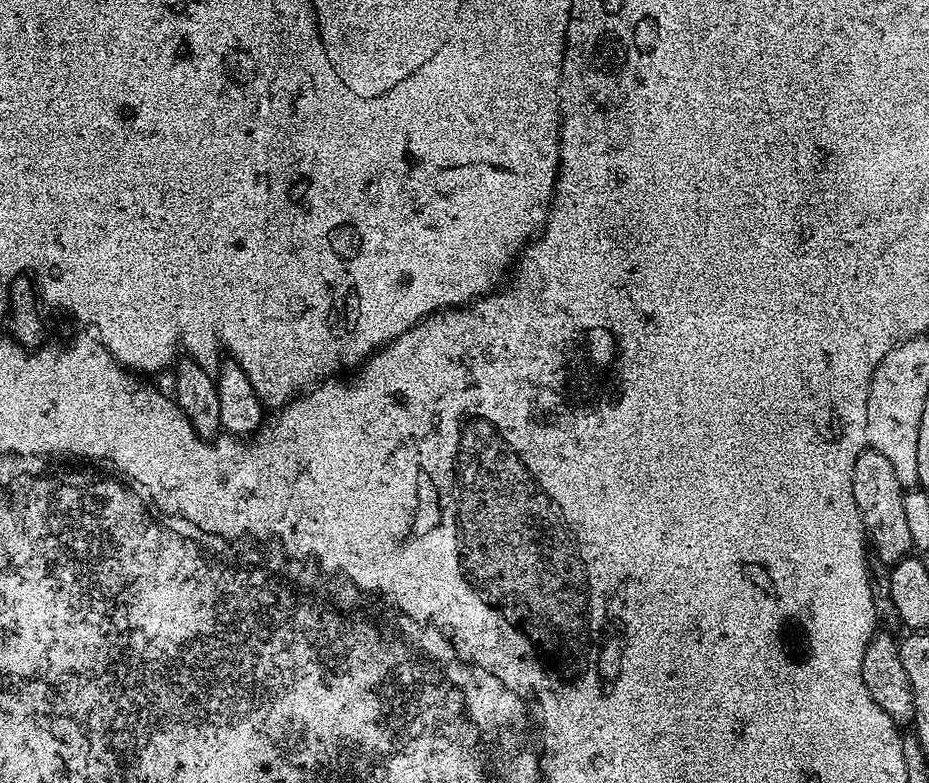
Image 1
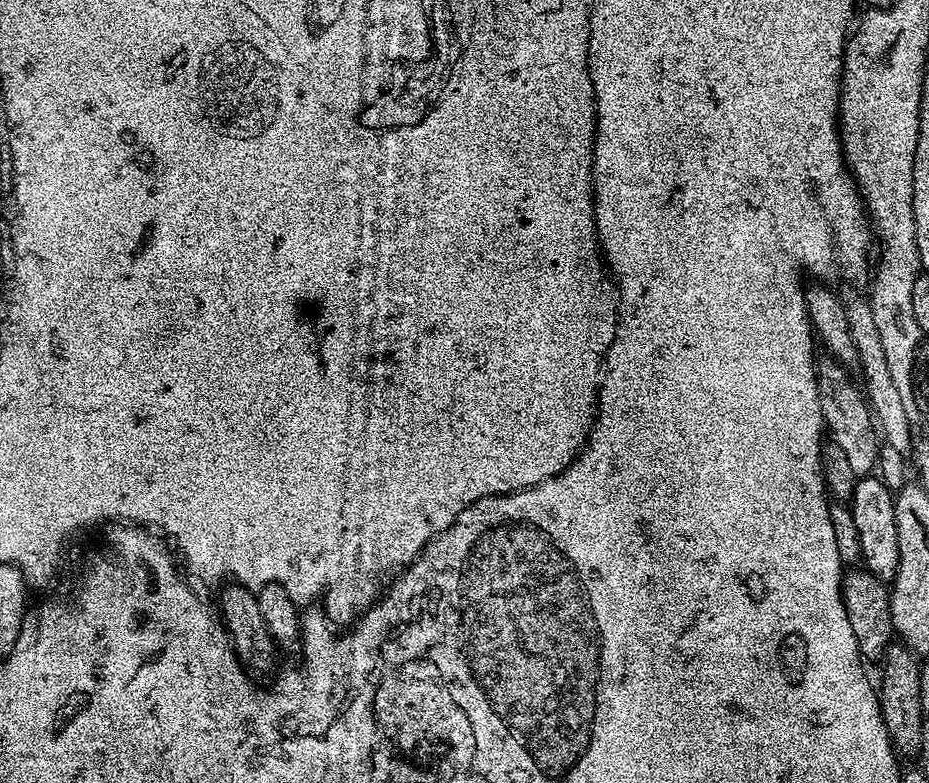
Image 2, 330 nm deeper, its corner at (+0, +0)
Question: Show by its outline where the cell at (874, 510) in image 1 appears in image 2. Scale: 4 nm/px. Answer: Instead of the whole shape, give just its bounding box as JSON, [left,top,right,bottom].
[816,359,881,478]

